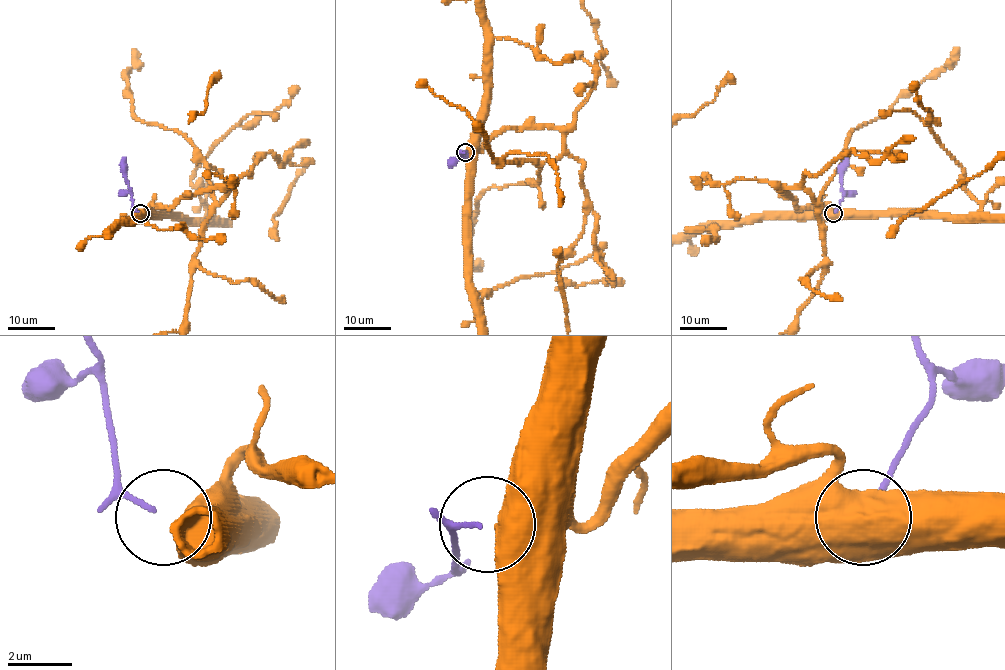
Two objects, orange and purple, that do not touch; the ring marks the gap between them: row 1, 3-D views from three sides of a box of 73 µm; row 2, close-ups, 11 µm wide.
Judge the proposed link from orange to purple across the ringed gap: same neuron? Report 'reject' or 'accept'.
accept

